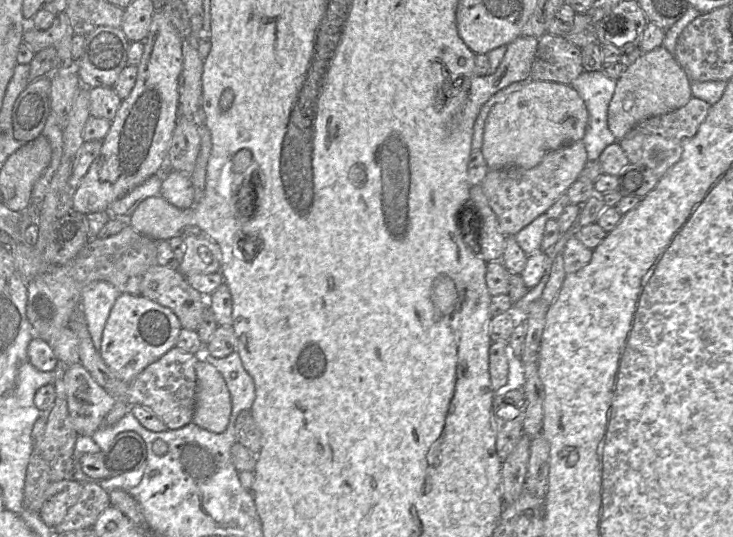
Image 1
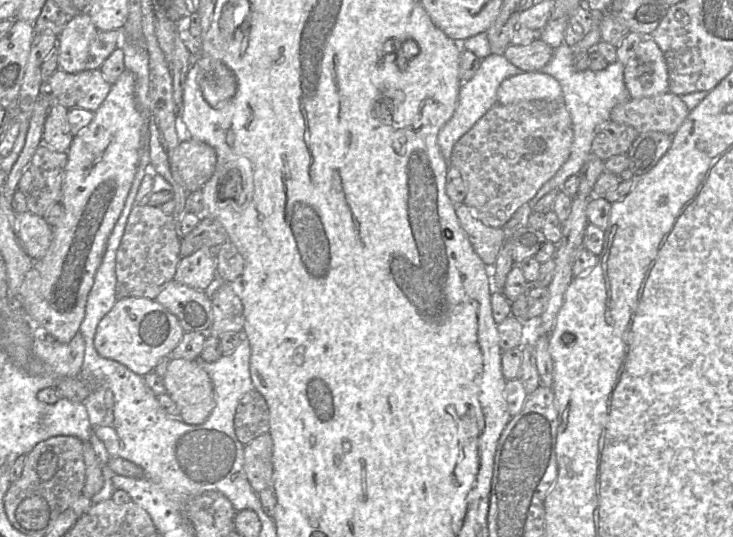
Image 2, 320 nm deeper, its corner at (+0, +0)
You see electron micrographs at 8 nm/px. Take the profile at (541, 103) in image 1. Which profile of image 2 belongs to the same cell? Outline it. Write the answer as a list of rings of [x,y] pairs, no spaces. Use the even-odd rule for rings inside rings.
[[[524,71],[501,82],[497,89],[497,103],[508,105],[520,101],[563,100],[559,82],[539,71]]]

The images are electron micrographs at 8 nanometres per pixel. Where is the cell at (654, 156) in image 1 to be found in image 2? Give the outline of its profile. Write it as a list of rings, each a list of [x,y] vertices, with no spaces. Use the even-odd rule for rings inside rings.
[[[667,91],[652,97],[630,98],[616,105],[610,120],[632,126],[639,133],[657,131],[673,136],[689,112],[680,95]]]

